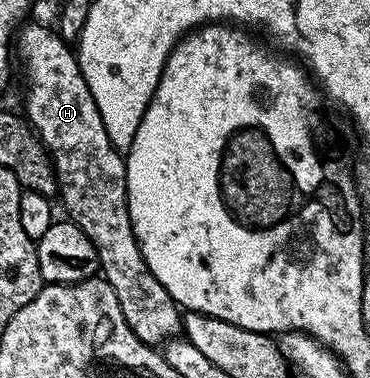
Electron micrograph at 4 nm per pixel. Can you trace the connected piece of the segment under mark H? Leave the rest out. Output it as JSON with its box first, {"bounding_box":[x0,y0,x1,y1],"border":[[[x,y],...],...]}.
{"bounding_box":[16,22,184,345],"border":[[[27,22],[16,35],[16,59],[17,62],[18,59],[22,62],[22,67],[26,70],[26,111],[24,110],[24,118],[33,127],[34,132],[38,134],[38,140],[45,145],[46,152],[50,154],[54,165],[54,176],[58,178],[58,195],[60,196],[60,200],[62,199],[63,205],[66,206],[67,213],[65,214],[71,223],[75,223],[91,239],[92,245],[95,246],[101,274],[108,281],[108,285],[112,285],[112,289],[116,293],[116,301],[120,301],[120,309],[124,313],[124,321],[128,321],[128,329],[132,329],[132,333],[136,333],[136,337],[140,337],[140,341],[151,345],[165,344],[166,340],[175,338],[183,330],[184,315],[173,297],[168,293],[168,289],[164,289],[164,285],[160,285],[160,281],[156,281],[152,269],[148,269],[148,265],[140,253],[140,245],[136,241],[136,233],[132,229],[132,221],[128,213],[128,201],[126,200],[126,160],[123,152],[117,151],[113,141],[108,137],[106,126],[100,117],[100,109],[92,97],[92,89],[88,89],[88,81],[84,81],[84,73],[80,69],[77,54],[72,50],[71,44],[63,39],[57,30],[50,28],[49,31],[42,23],[29,23]]]}

